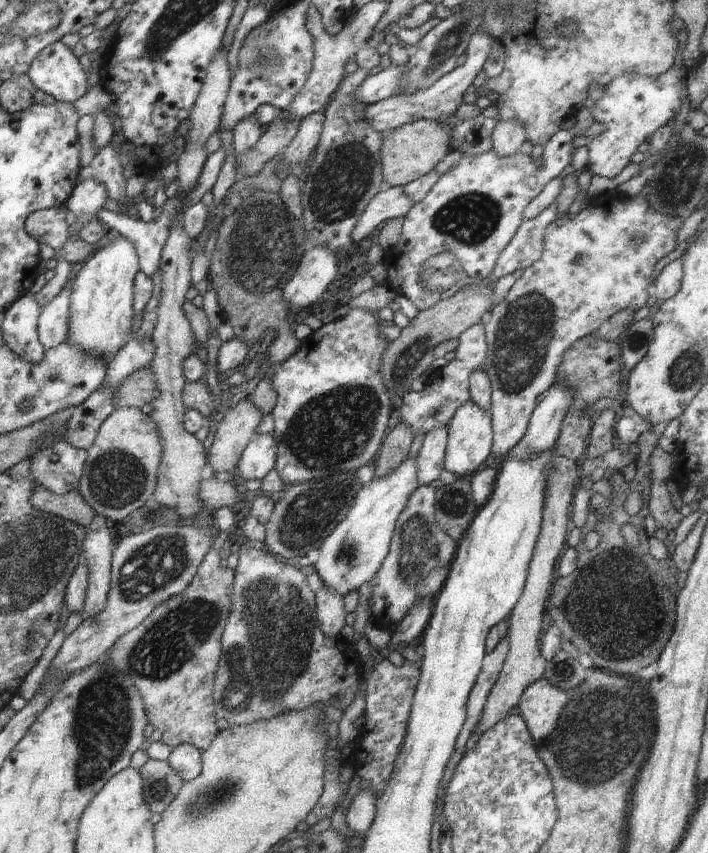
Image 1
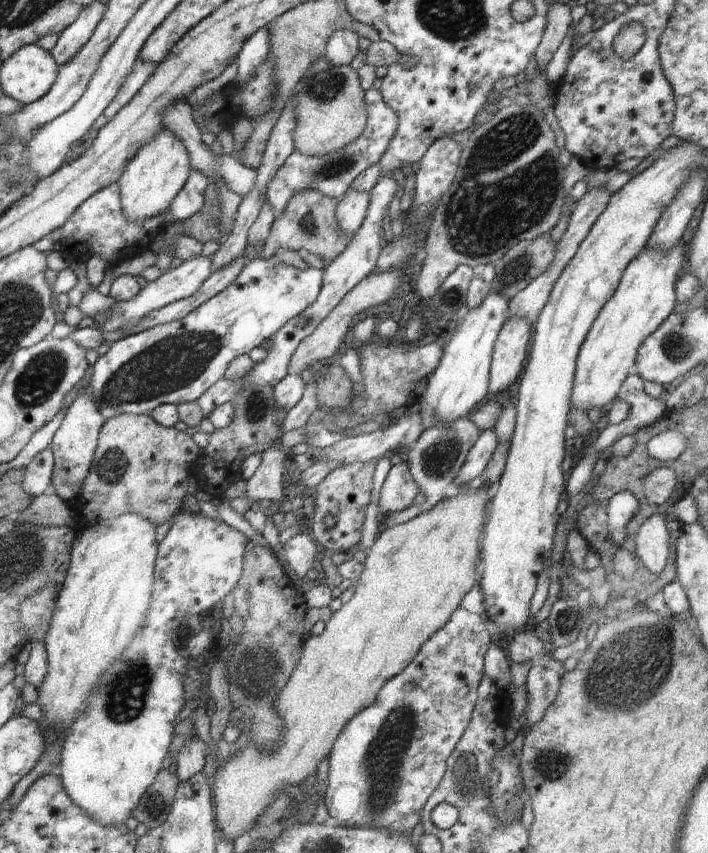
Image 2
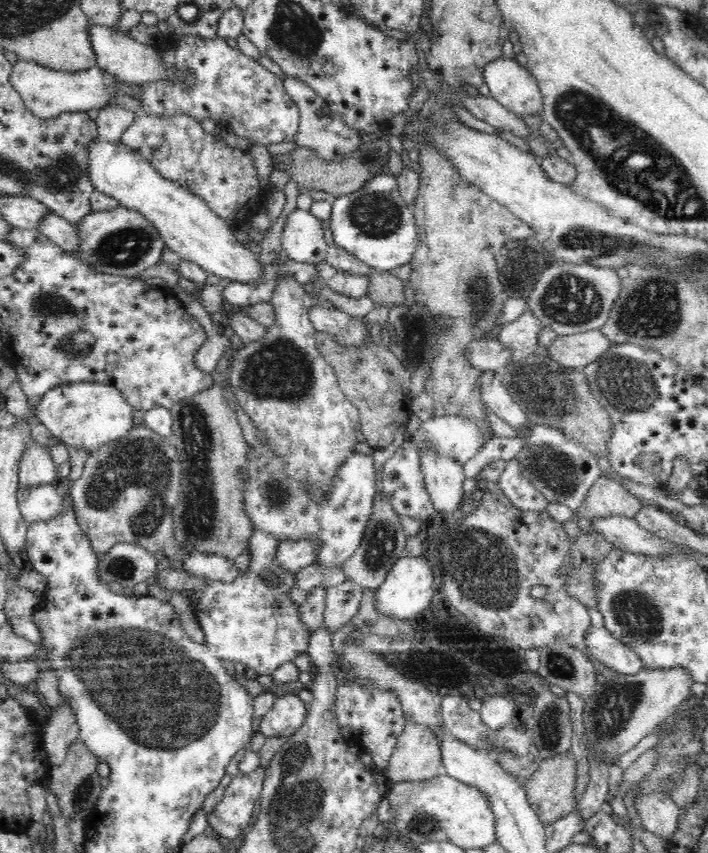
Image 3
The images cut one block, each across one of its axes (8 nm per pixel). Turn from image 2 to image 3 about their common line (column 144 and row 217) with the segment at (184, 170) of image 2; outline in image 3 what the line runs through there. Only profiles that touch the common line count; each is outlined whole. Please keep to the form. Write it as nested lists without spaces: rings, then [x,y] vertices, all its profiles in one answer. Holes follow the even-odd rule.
[[[98,139],[88,146],[88,151],[88,175],[94,191],[115,198],[119,206],[140,212],[160,233],[168,249],[230,282],[255,283],[261,279],[265,265],[258,262],[259,250],[238,242],[229,224],[198,195],[163,178],[150,161],[121,142]]]

